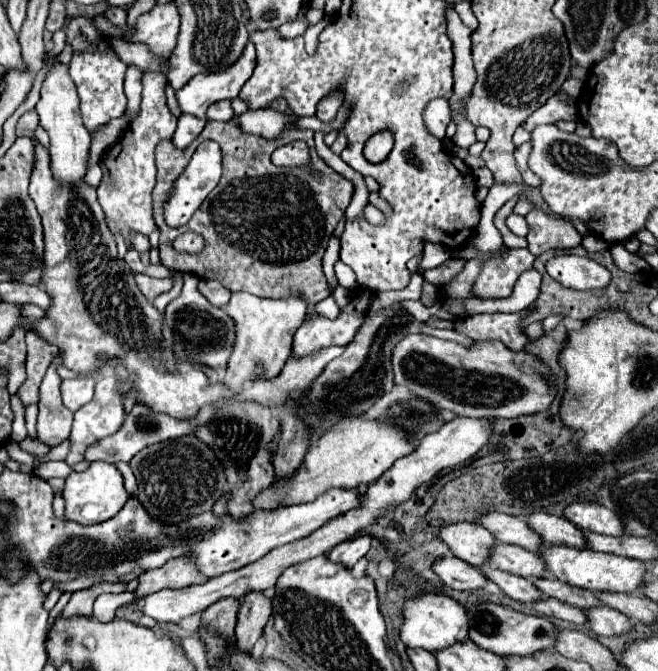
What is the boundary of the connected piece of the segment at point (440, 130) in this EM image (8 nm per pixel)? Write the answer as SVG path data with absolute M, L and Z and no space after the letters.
M432 99L428 105L426 105L426 111L424 111L424 121L426 121L426 129L438 137L438 139L444 139L444 133L446 133L446 127L450 123L450 105L446 99Z

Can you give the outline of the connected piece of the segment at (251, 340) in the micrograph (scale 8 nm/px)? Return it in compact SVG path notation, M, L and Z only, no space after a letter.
M234 293L226 307L226 313L234 319L236 325L236 341L232 347L232 355L228 361L228 371L224 383L232 391L240 391L242 383L254 375L256 365L262 365L268 377L276 377L286 359L290 357L290 343L294 331L302 325L308 311L308 303L304 301L302 293L292 293L282 299L260 298L250 293Z

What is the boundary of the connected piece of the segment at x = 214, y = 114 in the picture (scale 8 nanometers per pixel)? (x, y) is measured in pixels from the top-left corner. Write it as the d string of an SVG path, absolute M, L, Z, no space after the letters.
M218 101L218 103L210 105L206 117L210 121L230 121L234 117L234 111L232 111L230 101Z

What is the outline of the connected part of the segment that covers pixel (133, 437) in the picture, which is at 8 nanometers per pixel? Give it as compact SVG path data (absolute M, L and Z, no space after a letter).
M136 403L134 409L130 411L130 415L126 417L124 425L114 435L100 439L98 443L94 443L94 445L90 445L86 449L84 461L106 461L106 463L130 461L138 451L142 451L148 445L154 445L154 443L160 443L160 441L168 441L168 439L176 439L176 437L182 437L182 435L190 435L202 423L210 421L214 417L214 411L216 411L216 407L204 407L194 419L190 419L190 421L178 421L178 419L172 419L168 415L154 413L146 405L142 405L142 403Z

